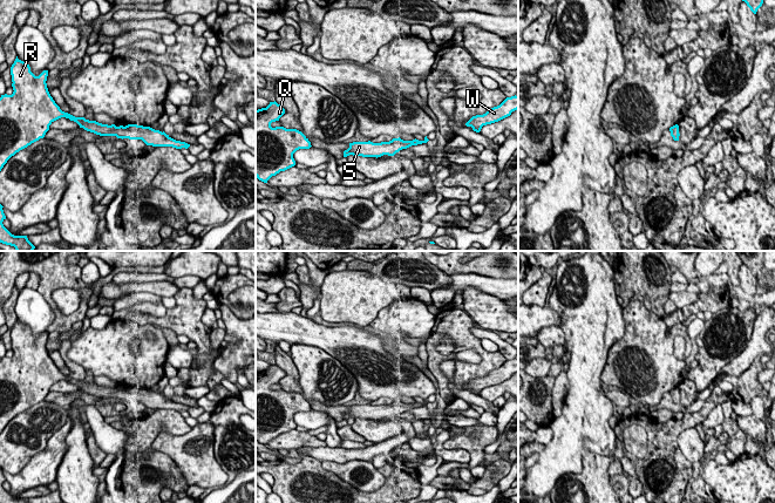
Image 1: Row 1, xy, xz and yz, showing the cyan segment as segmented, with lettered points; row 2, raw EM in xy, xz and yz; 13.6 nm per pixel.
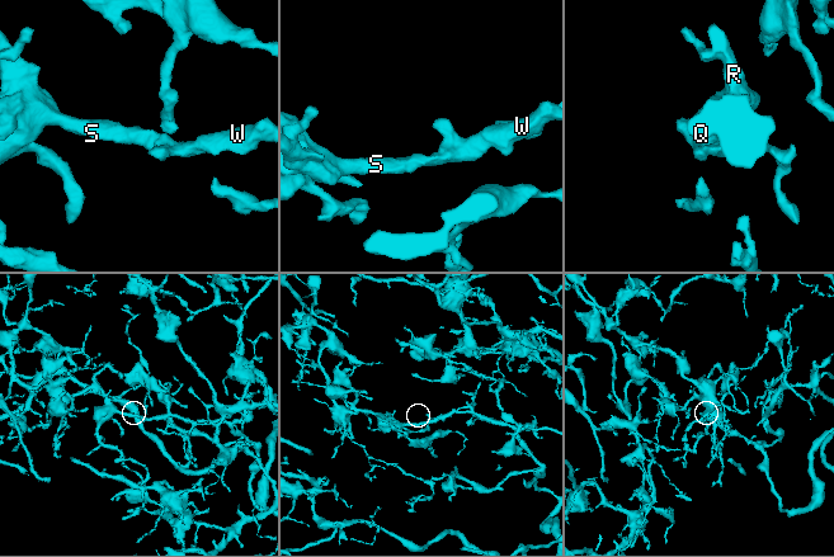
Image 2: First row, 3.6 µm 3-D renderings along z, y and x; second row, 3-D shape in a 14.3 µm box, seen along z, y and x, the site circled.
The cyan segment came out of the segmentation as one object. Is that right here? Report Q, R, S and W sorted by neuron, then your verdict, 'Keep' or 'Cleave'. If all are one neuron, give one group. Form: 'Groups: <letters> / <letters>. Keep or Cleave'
Groups: Q R S W. Keep

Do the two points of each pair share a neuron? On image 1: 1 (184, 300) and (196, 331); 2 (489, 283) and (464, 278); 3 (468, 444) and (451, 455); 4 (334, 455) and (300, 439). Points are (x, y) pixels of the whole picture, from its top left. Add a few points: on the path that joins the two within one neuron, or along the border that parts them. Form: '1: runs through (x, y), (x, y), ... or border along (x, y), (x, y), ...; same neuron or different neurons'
1: runs through (187, 307), (187, 320), (190, 324); same neuron
2: runs through (483, 283), (470, 280); same neuron
3: border along (449, 432), (443, 446), (464, 448), (467, 464); different neurons
4: border along (326, 444), (299, 447), (297, 449); different neurons

